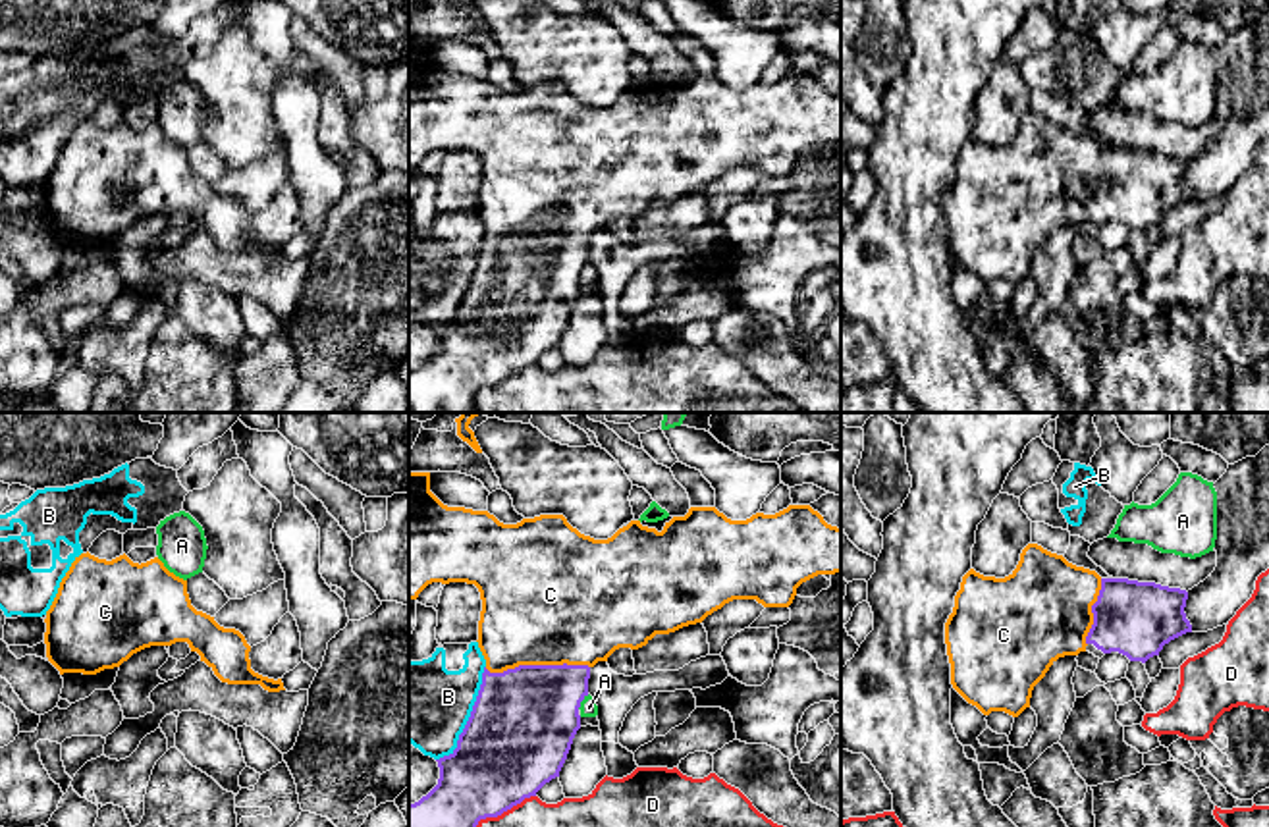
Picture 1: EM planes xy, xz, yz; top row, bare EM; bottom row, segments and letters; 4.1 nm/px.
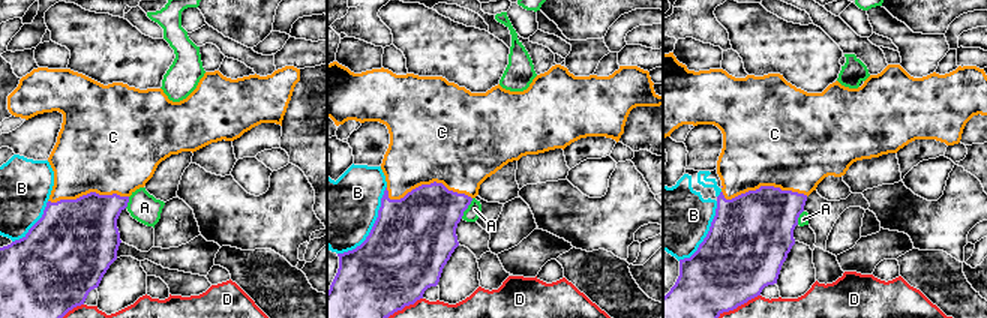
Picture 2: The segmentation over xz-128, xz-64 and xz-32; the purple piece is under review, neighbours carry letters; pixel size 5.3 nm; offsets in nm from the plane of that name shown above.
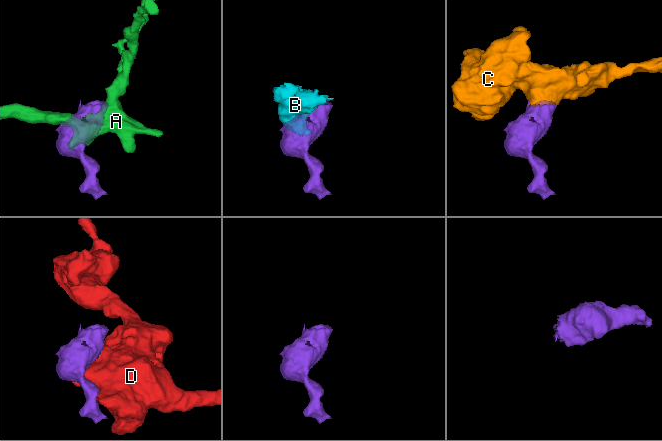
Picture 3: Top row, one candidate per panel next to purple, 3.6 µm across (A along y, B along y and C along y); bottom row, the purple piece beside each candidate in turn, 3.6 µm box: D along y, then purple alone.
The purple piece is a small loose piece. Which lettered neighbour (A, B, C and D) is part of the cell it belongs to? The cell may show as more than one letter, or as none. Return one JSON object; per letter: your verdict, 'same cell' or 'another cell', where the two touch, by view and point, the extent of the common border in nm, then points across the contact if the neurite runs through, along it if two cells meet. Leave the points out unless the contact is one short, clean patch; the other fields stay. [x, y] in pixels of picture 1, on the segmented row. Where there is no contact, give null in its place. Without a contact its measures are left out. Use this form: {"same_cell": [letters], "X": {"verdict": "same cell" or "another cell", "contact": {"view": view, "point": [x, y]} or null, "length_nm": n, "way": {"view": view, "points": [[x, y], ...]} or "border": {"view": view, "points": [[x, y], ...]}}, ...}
{"same_cell": ["C"], "A": {"verdict": "another cell", "contact": {"view": "xz", "point": [581, 700]}, "length_nm": 80}, "B": {"verdict": "another cell", "contact": {"view": "xz", "point": [471, 716]}, "length_nm": 440}, "C": {"verdict": "same cell", "contact": {"view": "xz", "point": [537, 666]}, "length_nm": 440}, "D": {"verdict": "another cell", "contact": {"view": "xz", "point": [504, 810]}, "length_nm": 280}}

